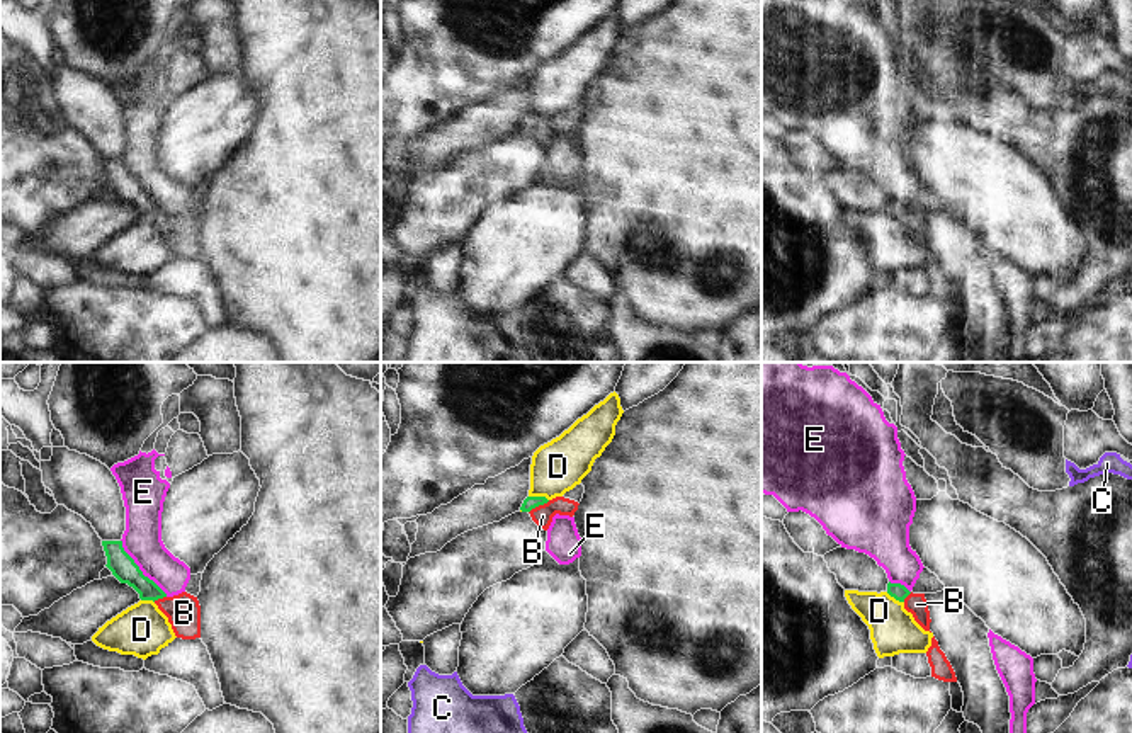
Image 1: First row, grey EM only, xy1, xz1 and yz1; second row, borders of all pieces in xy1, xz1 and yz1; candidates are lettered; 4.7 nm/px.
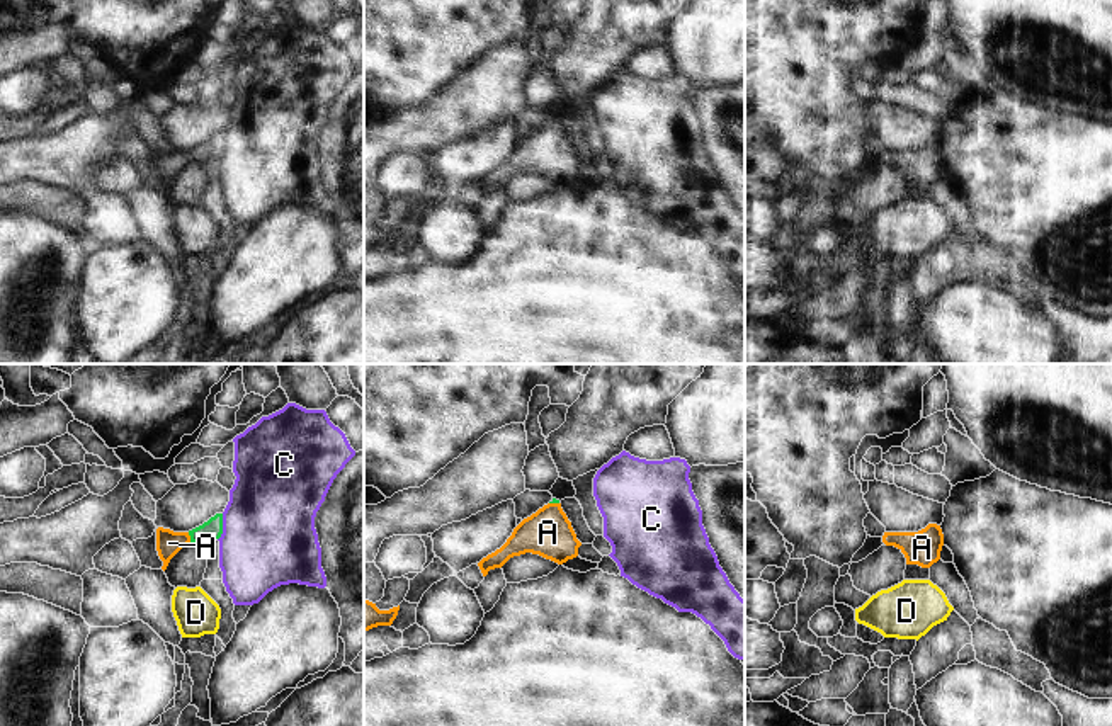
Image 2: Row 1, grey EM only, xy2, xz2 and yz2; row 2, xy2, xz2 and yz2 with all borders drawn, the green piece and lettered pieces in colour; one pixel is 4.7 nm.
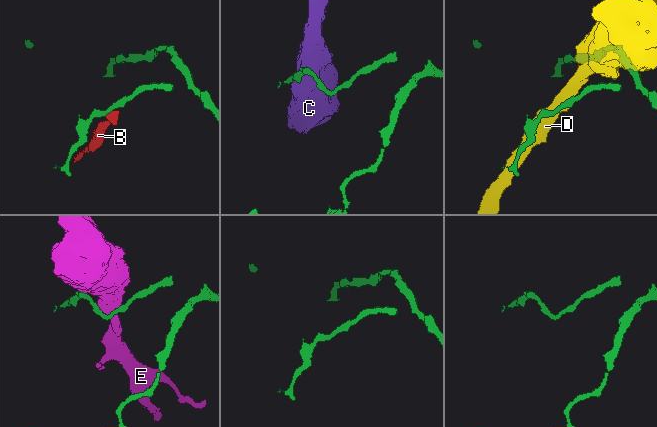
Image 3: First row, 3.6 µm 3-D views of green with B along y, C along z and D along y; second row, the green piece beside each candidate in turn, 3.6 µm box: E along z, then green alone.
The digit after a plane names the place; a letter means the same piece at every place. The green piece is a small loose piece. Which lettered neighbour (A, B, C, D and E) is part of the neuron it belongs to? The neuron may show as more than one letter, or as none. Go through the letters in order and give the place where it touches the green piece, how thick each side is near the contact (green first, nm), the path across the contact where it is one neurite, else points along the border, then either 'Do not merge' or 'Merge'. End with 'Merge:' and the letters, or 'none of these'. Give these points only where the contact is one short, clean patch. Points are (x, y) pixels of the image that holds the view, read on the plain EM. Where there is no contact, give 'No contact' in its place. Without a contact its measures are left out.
A: Touches green at xy2 (191, 157). Thickness 90 nm (green) against 120 nm. Path across: xy2 (211, 148), (191, 157), (169, 162). Merge
B: Touches green at xz1 (539, 123). Thickness 60 nm (green) against 100 nm. Boundary: xz1 (549, 119), (529, 131). Do not merge
C: Touches green at xy2 (221, 147). Thickness 90 nm (green) against 440 nm. Do not merge
D: Touches green at xz1 (539, 116). Thickness 60 nm (green) against 240 nm. Boundary: xz1 (529, 114), (543, 114), (548, 119). Do not merge
E: Touches green at xy1 (138, 187). Thickness 120 nm (green) against 190 nm. Boundary: xy1 (121, 159), (123, 169), (167, 215). Do not merge
Merge: A

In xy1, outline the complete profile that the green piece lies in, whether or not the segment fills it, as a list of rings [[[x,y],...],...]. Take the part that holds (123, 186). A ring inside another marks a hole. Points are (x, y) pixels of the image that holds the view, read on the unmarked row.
[[[102,160],[107,187],[121,201],[133,206],[141,219],[158,219],[167,213],[148,196],[143,194],[134,179],[124,170],[122,160]]]

